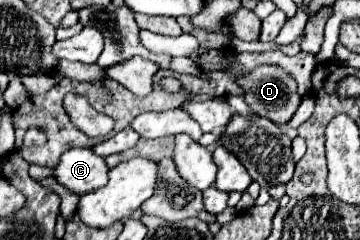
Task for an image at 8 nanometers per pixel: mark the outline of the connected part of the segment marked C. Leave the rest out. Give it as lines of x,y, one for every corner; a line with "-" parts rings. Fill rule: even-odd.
72,148
62,154
52,176
66,190
82,196
108,182
108,166
90,148

